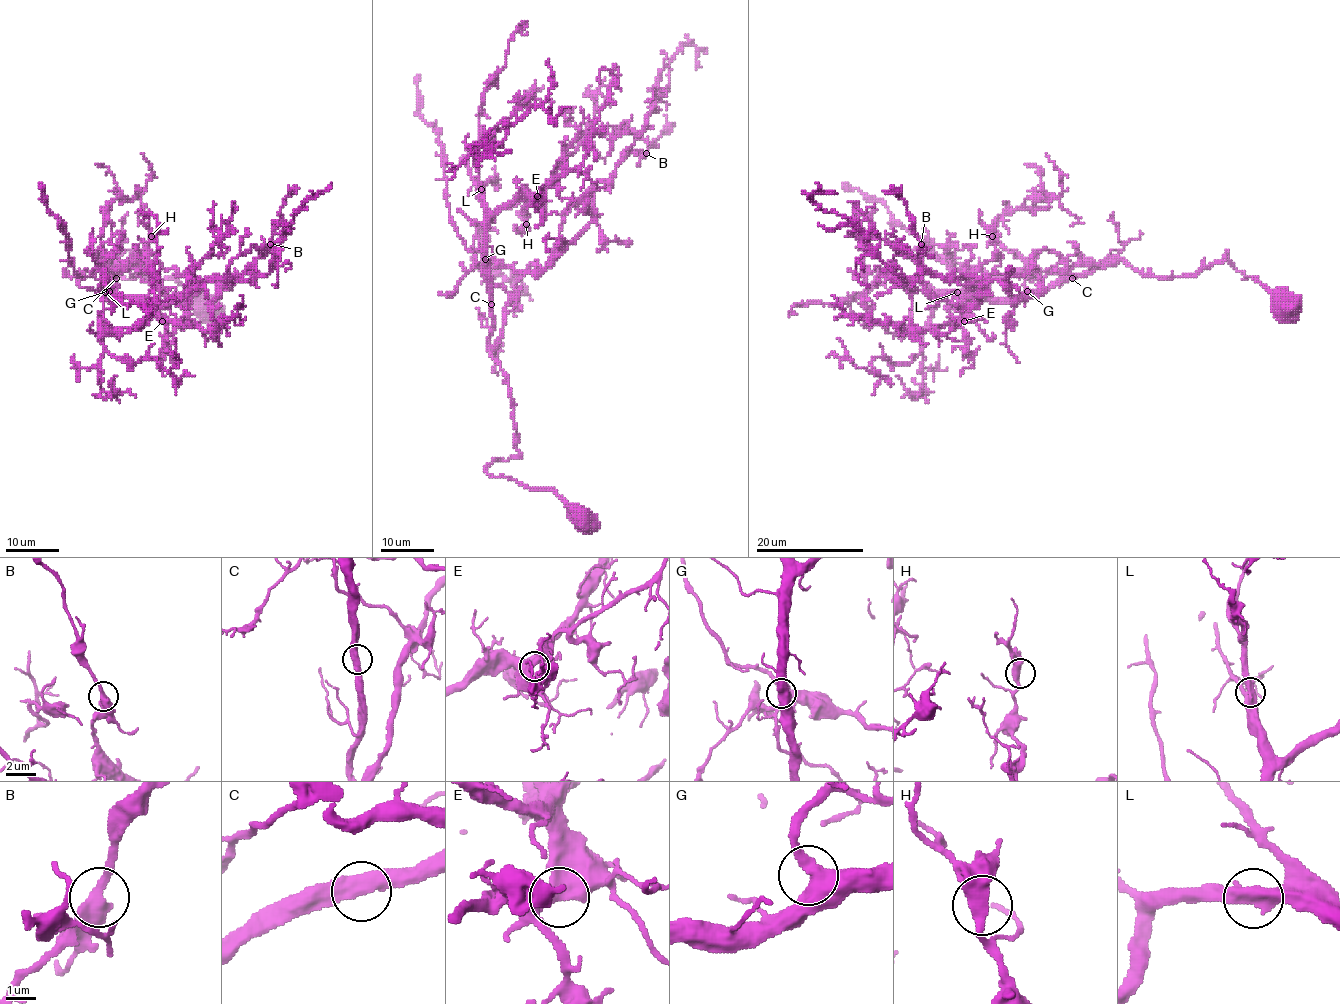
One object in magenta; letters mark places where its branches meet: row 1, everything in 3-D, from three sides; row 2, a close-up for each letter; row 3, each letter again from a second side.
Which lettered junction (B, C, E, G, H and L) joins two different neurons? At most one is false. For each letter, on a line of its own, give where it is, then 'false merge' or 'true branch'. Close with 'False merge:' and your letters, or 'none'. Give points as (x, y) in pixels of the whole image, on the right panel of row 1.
B: (921, 244) | true branch
C: (1072, 278) | true branch
E: (964, 321) | true branch
G: (1027, 291) | true branch
H: (992, 236) | true branch
L: (957, 292) | true branch
False merge: none

